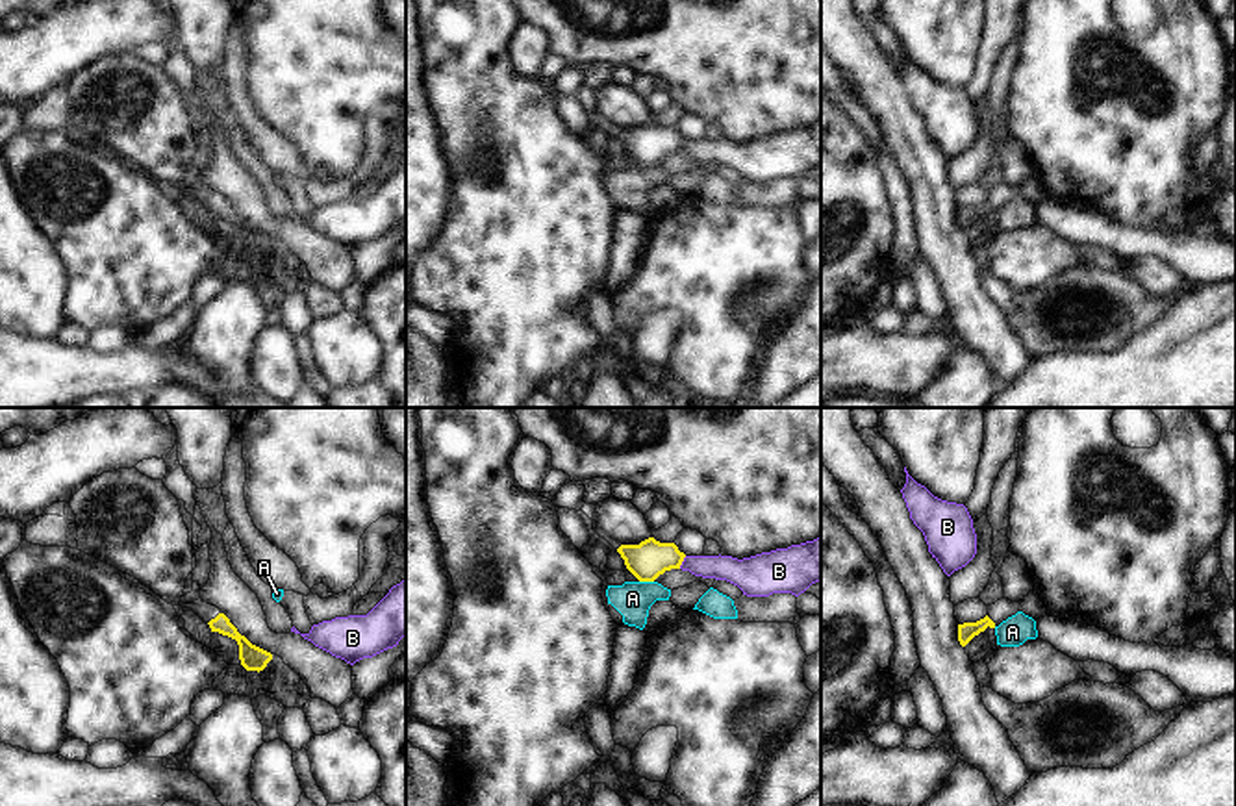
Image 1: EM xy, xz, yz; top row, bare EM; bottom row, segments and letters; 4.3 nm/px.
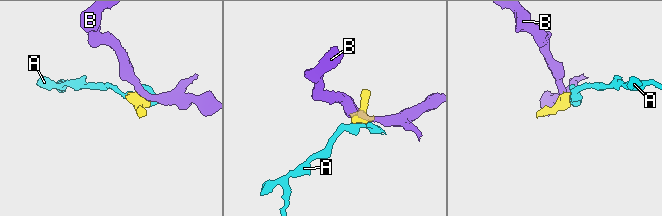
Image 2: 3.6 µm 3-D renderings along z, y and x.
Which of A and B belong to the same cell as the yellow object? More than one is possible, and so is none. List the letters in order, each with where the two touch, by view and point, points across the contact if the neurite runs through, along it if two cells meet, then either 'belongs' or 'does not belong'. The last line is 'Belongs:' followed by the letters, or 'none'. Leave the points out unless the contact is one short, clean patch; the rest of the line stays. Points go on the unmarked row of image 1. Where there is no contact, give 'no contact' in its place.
A: xz (647, 165) | does not belong
B: xz (682, 145) | along xz (686, 141), (679, 152) | does not belong
Belongs: none

